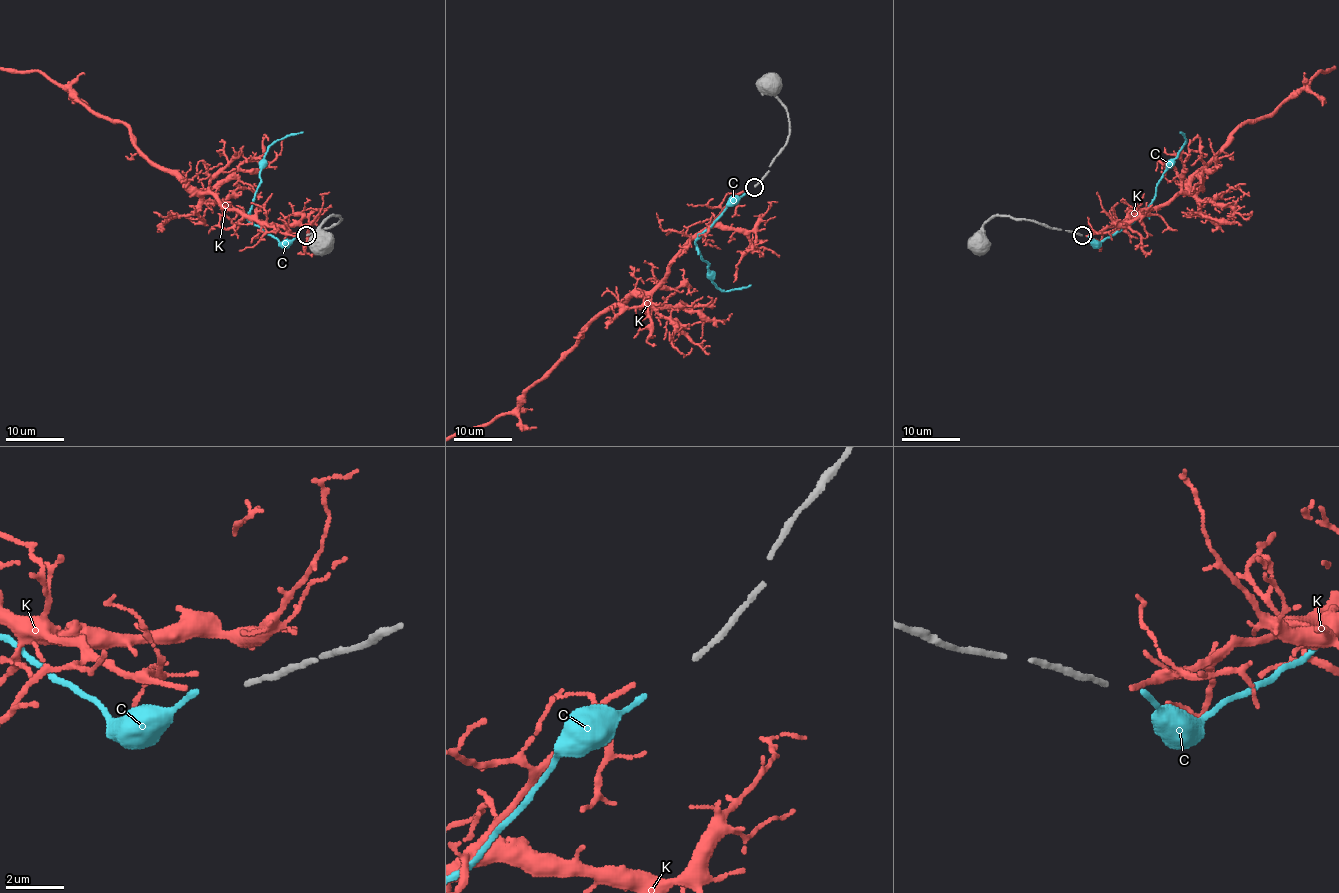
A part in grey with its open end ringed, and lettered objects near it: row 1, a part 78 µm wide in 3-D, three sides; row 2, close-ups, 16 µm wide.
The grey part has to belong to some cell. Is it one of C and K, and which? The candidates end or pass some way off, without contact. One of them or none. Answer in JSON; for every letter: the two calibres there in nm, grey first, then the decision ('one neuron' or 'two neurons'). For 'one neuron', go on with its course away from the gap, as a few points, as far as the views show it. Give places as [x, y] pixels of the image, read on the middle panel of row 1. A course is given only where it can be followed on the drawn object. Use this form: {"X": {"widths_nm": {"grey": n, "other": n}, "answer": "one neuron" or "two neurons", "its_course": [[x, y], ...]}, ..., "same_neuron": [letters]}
{"C": {"widths_nm": {"grey": 180, "other": 190}, "answer": "two neurons"}, "K": {"widths_nm": {"grey": 180, "other": 170}, "answer": "one neuron"}, "same_neuron": ["K"]}

